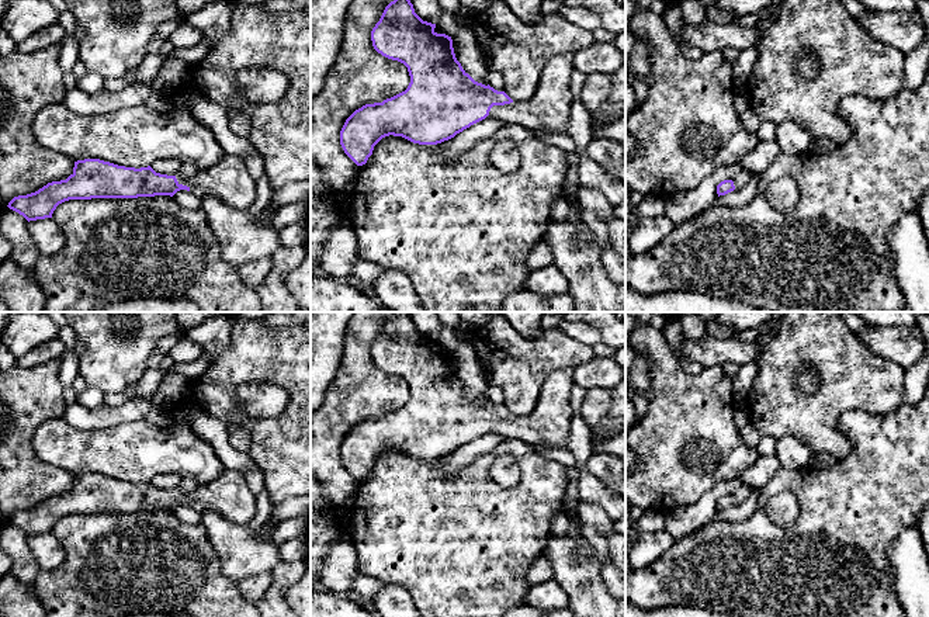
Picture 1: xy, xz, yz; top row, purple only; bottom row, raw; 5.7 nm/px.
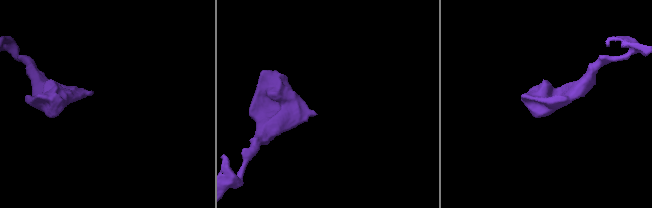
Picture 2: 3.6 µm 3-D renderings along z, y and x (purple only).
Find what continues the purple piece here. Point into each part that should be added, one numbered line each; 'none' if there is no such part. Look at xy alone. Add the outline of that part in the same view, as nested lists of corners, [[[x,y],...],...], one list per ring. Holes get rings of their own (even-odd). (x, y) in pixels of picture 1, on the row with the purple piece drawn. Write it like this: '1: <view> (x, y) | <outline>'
1: xy (229, 180) | [[[225,155],[211,169],[197,171],[191,177],[176,174],[178,184],[187,186],[198,198],[214,195],[223,204],[246,211],[256,198],[256,180],[242,157]]]

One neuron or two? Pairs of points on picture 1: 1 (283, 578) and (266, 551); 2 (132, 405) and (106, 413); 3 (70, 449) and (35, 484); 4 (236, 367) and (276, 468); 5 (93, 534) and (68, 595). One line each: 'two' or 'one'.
1: two
2: one
3: two
4: one
5: one

